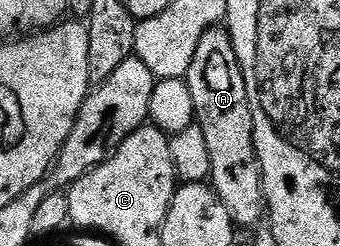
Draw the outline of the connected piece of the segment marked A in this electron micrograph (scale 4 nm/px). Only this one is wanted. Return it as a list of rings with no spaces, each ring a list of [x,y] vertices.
[[[214,28],[205,33],[203,40],[199,40],[199,48],[195,48],[191,68],[184,79],[195,100],[195,125],[203,128],[203,137],[207,139],[207,153],[211,156],[209,178],[213,191],[219,200],[223,200],[238,227],[253,226],[267,210],[265,189],[261,186],[261,166],[257,163],[247,84],[228,29]]]

